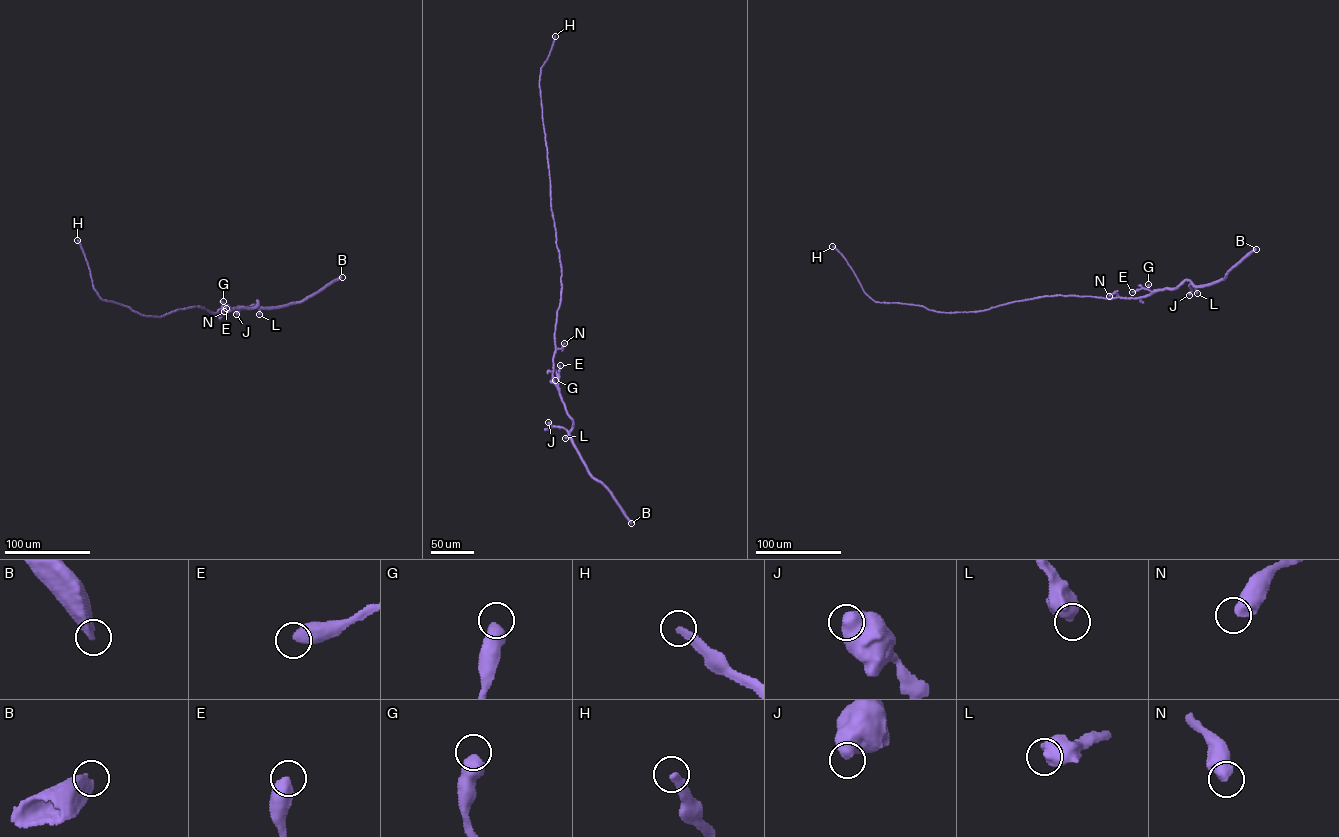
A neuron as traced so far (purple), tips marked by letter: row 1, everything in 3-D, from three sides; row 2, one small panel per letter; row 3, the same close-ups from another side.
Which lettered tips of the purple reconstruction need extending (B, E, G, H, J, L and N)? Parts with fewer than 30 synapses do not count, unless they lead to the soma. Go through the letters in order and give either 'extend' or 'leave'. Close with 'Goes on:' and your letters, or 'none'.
B: leave
E: leave
G: leave
H: extend
J: leave
L: leave
N: leave
Goes on: H

